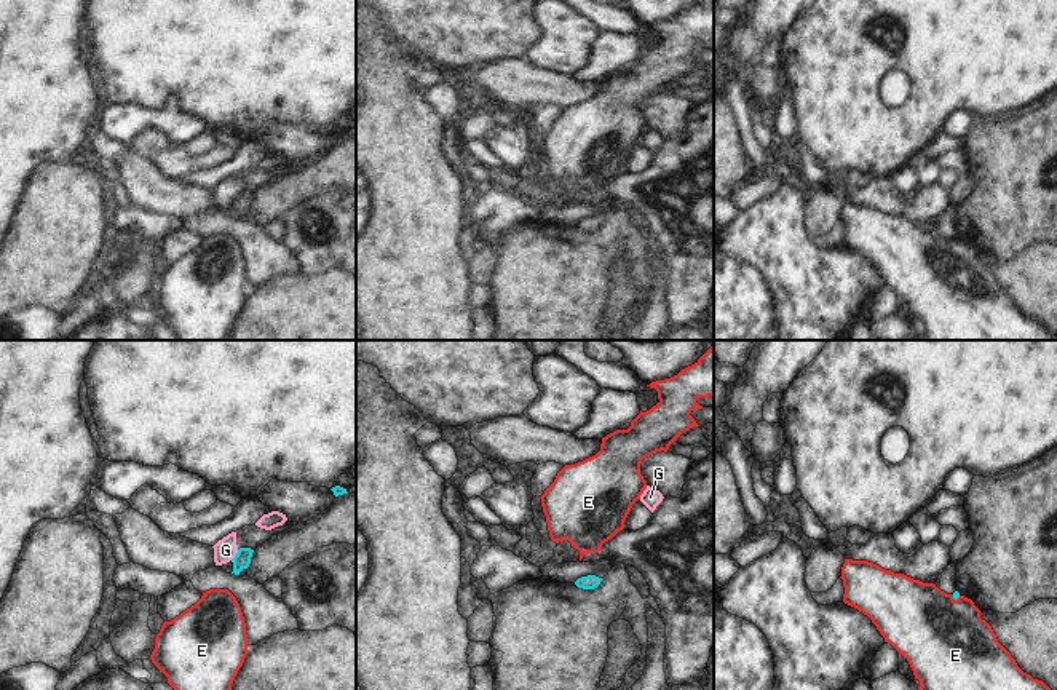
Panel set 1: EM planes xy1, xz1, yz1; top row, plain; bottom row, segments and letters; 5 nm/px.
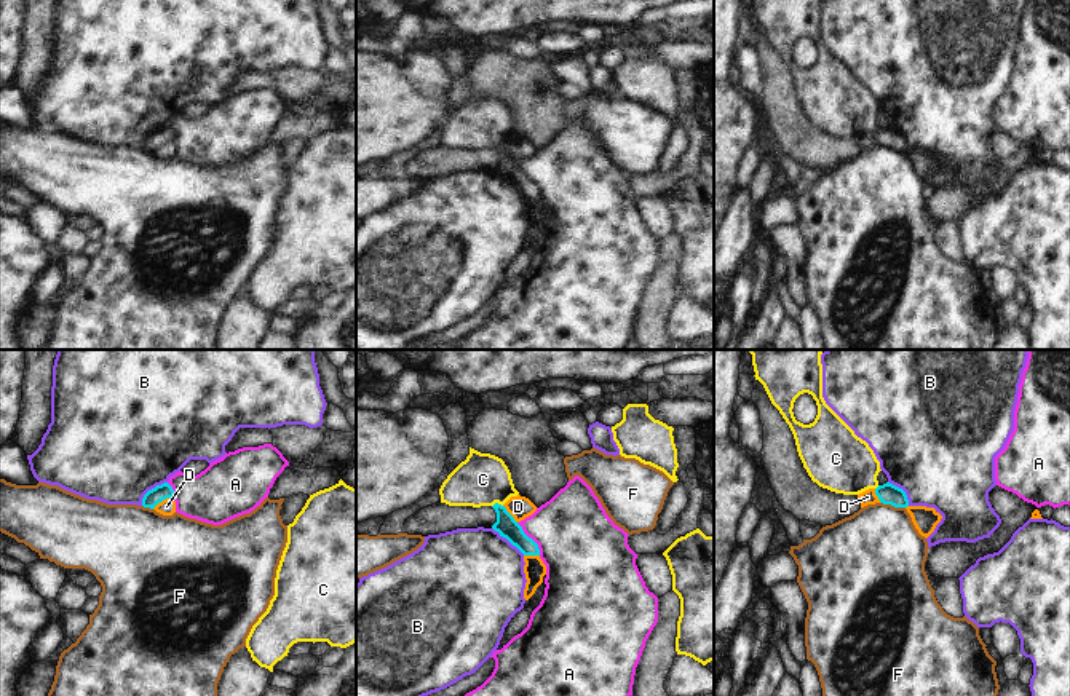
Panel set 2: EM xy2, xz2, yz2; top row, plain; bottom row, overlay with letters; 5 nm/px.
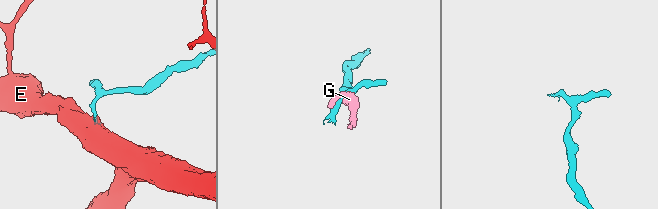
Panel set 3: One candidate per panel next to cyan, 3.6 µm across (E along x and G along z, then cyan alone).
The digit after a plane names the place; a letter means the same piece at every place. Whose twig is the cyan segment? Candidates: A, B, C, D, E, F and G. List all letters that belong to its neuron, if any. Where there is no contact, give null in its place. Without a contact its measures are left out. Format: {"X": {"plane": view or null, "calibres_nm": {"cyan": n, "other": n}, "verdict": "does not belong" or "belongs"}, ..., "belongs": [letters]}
{"A": {"plane": "xz2", "calibres_nm": {"cyan": 100, "other": 400}, "verdict": "does not belong"}, "B": {"plane": "xy2", "calibres_nm": {"cyan": 80, "other": 500}, "verdict": "does not belong"}, "C": {"plane": "xz2", "calibres_nm": {"cyan": 100, "other": 260}, "verdict": "does not belong"}, "D": {"plane": "xy2", "calibres_nm": {"cyan": 80, "other": 80}, "verdict": "does not belong"}, "E": {"plane": "yz1", "calibres_nm": {"cyan": 30, "other": 440}, "verdict": "belongs"}, "F": {"plane": "yz2", "calibres_nm": {"cyan": 110, "other": 440}, "verdict": "does not belong"}, "G": {"plane": "xy1", "calibres_nm": {"cyan": 80, "other": 110}, "verdict": "does not belong"}, "belongs": ["E"]}

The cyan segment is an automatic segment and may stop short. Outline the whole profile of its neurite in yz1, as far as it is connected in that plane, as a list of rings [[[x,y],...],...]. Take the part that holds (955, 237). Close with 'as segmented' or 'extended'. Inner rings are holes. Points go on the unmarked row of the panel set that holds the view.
[[[845,201],[843,244],[867,257],[885,284],[902,297],[924,340],[1057,340],[1043,323],[1023,315],[980,260],[974,244],[958,233],[947,236],[934,225],[885,212],[869,203]]] | extended

